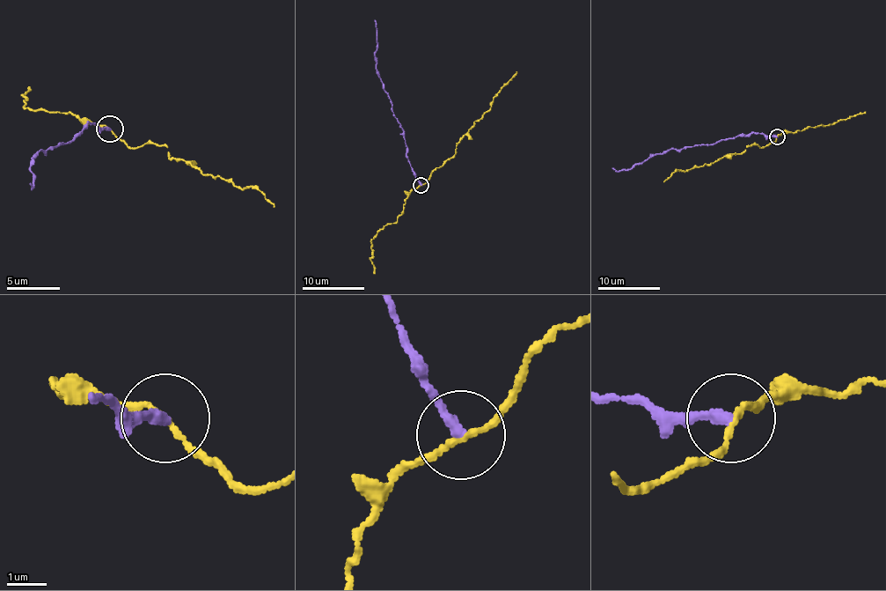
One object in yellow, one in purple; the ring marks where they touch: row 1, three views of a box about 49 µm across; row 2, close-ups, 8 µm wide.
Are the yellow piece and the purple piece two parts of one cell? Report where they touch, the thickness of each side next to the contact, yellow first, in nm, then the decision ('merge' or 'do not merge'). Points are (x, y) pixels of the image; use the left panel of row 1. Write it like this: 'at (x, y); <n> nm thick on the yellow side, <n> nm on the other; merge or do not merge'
at (110, 129); 140 nm thick on the yellow side, 280 nm on the other; do not merge

